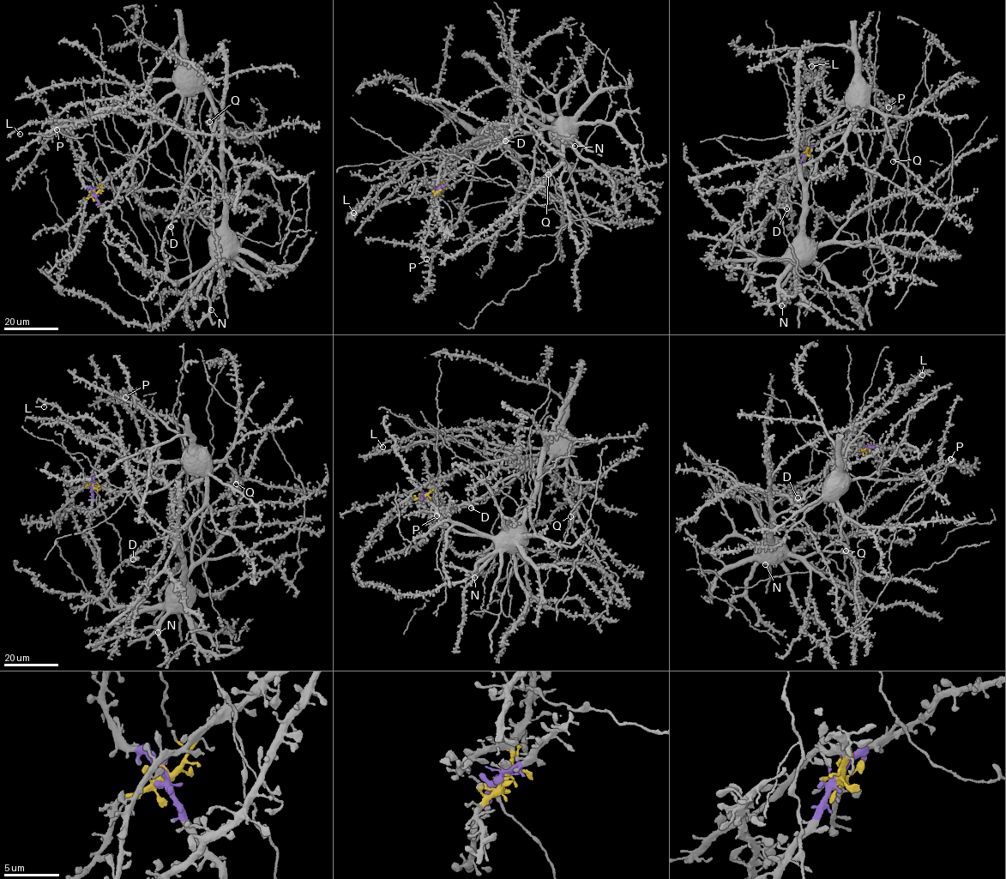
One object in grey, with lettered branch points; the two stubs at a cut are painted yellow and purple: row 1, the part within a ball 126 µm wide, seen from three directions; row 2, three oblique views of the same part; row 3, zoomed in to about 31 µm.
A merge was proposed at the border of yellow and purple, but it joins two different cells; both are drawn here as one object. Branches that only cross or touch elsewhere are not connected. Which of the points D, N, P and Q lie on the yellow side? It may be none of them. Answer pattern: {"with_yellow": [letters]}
{"with_yellow": ["D", "P", "Q"]}

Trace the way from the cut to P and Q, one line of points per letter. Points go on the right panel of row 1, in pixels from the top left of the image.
P: (805, 153), (809, 129), (842, 101), (876, 90), (894, 108), (888, 107)
Q: (805, 153), (809, 144), (804, 138), (810, 132), (850, 107), (867, 108), (884, 118), (894, 161)

